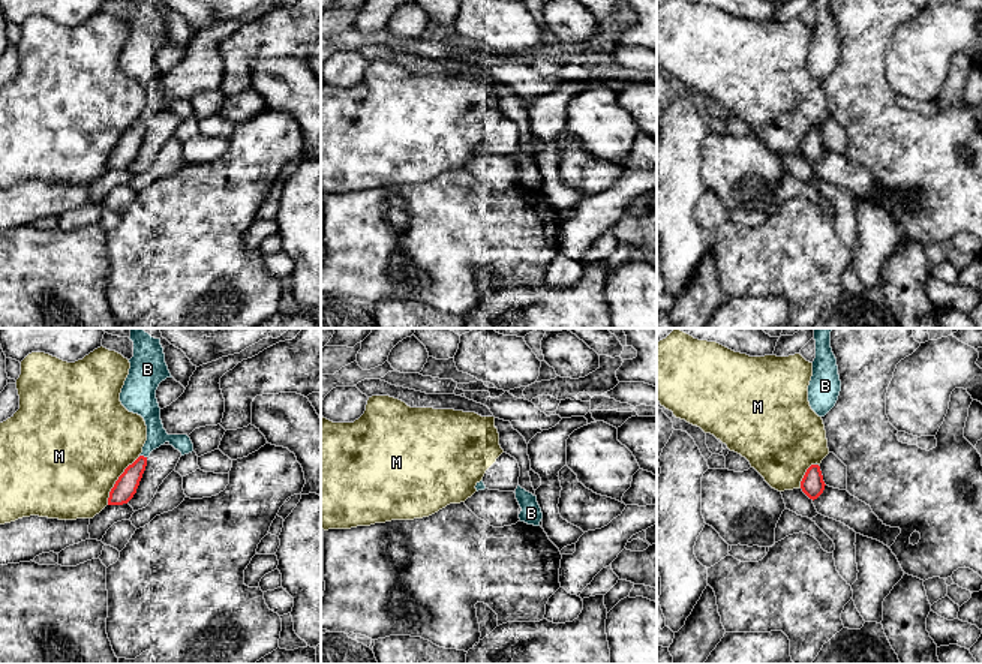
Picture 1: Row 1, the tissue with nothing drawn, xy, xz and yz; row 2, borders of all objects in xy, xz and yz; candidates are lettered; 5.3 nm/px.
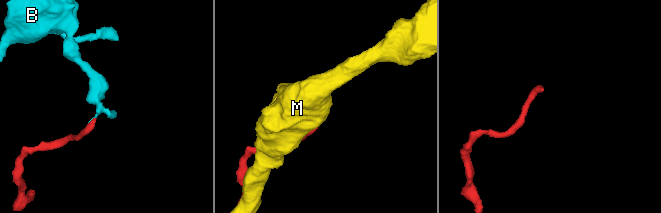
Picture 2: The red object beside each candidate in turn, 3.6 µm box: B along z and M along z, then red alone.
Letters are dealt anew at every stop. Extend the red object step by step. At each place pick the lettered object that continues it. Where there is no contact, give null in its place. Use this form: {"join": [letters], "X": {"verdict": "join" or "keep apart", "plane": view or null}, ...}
{"join": ["B"], "B": {"verdict": "join", "plane": "xy"}, "M": {"verdict": "keep apart", "plane": "xy"}}

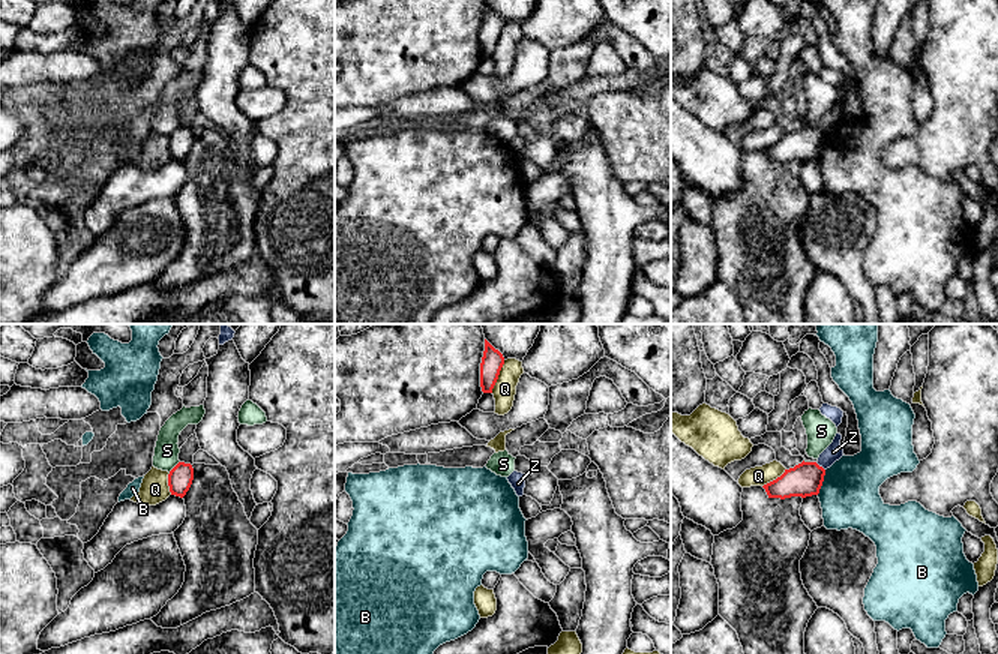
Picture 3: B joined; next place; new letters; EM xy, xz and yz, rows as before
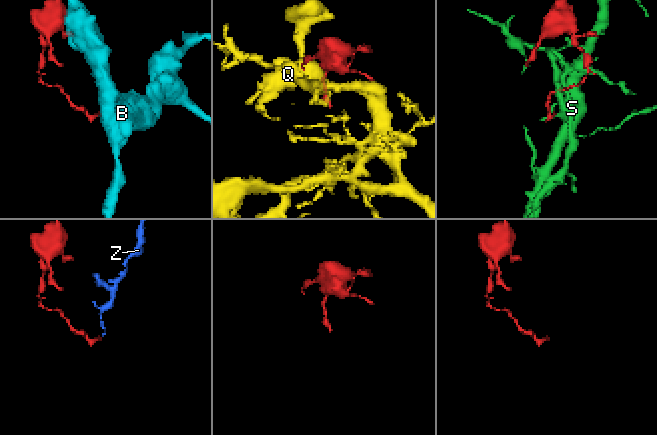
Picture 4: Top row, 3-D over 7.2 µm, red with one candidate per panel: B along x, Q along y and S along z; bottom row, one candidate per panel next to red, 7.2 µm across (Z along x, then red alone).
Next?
{"join": [], "B": {"verdict": "keep apart", "plane": "yz"}, "Q": {"verdict": "keep apart", "plane": "xz"}, "S": {"verdict": "keep apart", "plane": "xy"}, "Z": {"verdict": "keep apart", "plane": "yz"}}

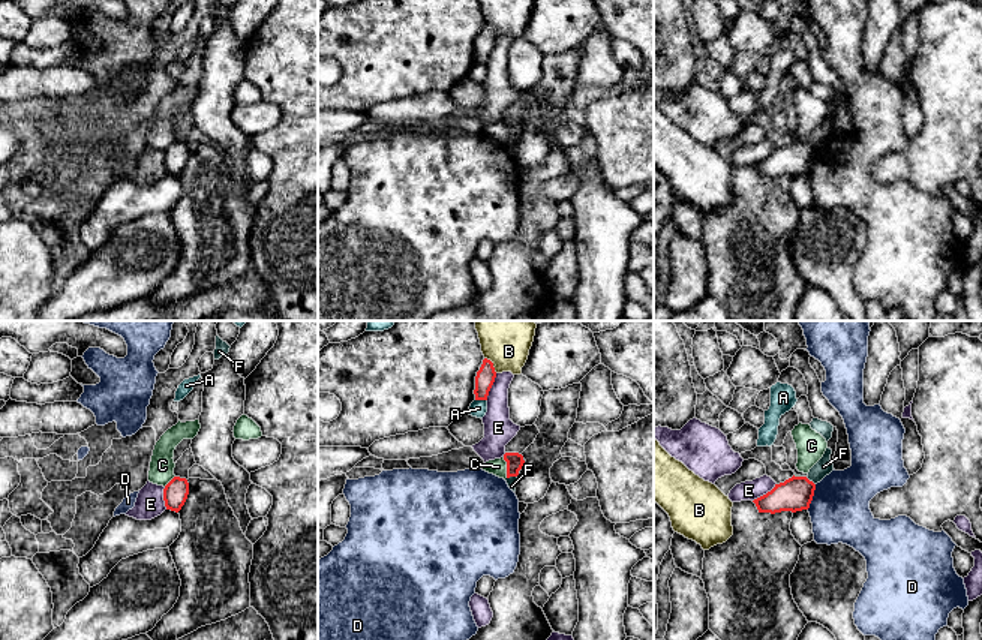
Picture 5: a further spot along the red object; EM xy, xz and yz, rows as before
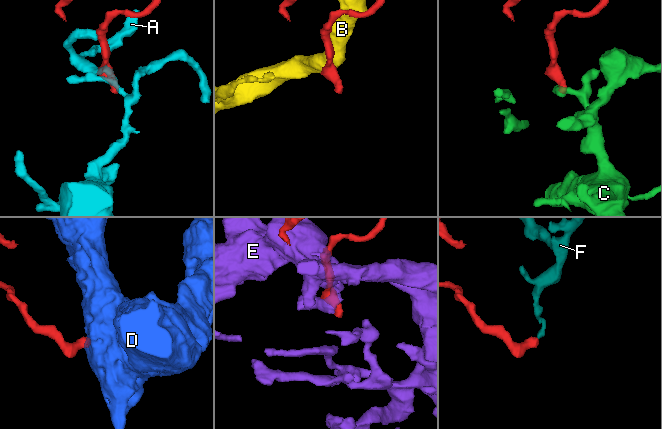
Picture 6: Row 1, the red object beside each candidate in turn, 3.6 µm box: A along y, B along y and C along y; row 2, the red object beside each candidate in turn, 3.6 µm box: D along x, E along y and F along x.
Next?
{"join": [], "A": {"verdict": "keep apart", "plane": "xz"}, "B": {"verdict": "keep apart", "plane": "xz"}, "C": {"verdict": "keep apart", "plane": "xz"}, "D": {"verdict": "keep apart", "plane": "yz"}, "E": {"verdict": "keep apart", "plane": "xz"}, "F": {"verdict": "keep apart", "plane": "yz"}}

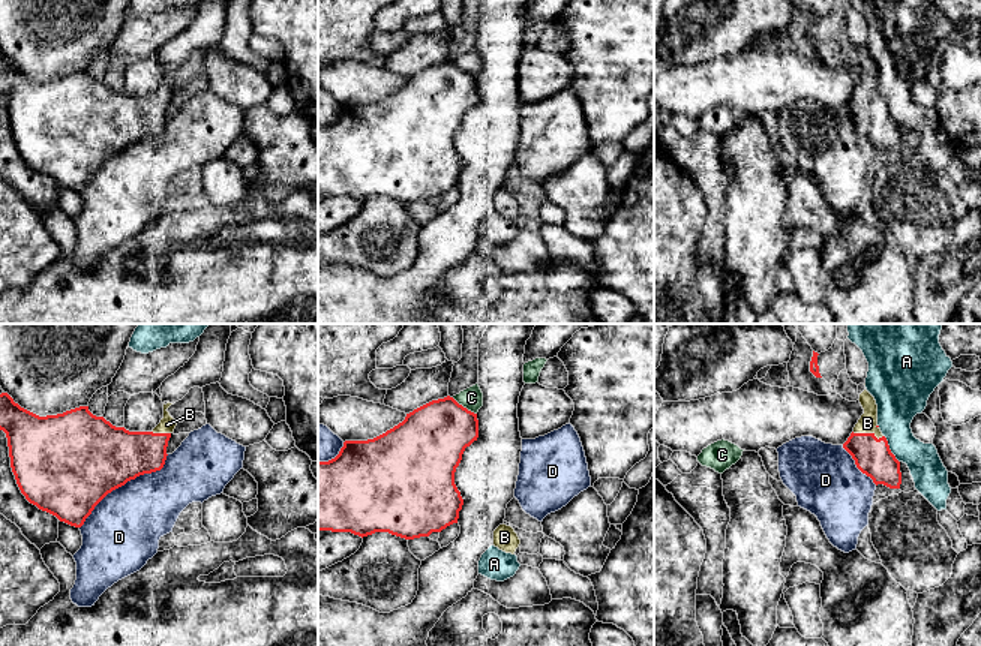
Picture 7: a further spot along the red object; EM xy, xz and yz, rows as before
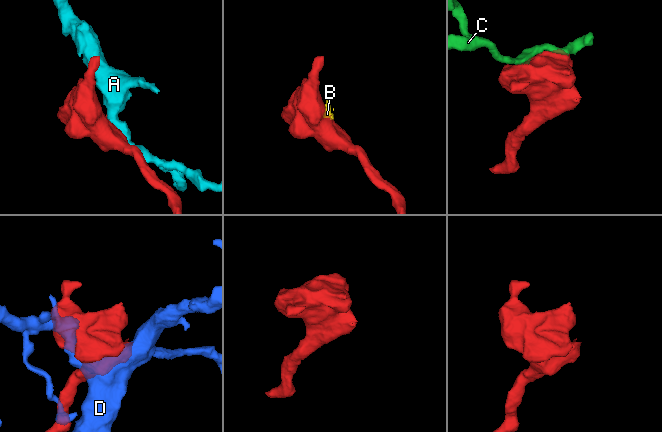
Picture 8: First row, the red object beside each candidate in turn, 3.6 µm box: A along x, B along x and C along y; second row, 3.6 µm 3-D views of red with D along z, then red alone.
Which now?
{"join": ["B"], "A": {"verdict": "keep apart", "plane": "yz"}, "B": {"verdict": "join", "plane": "yz"}, "C": {"verdict": "keep apart", "plane": "xz"}, "D": {"verdict": "keep apart", "plane": "xy"}}

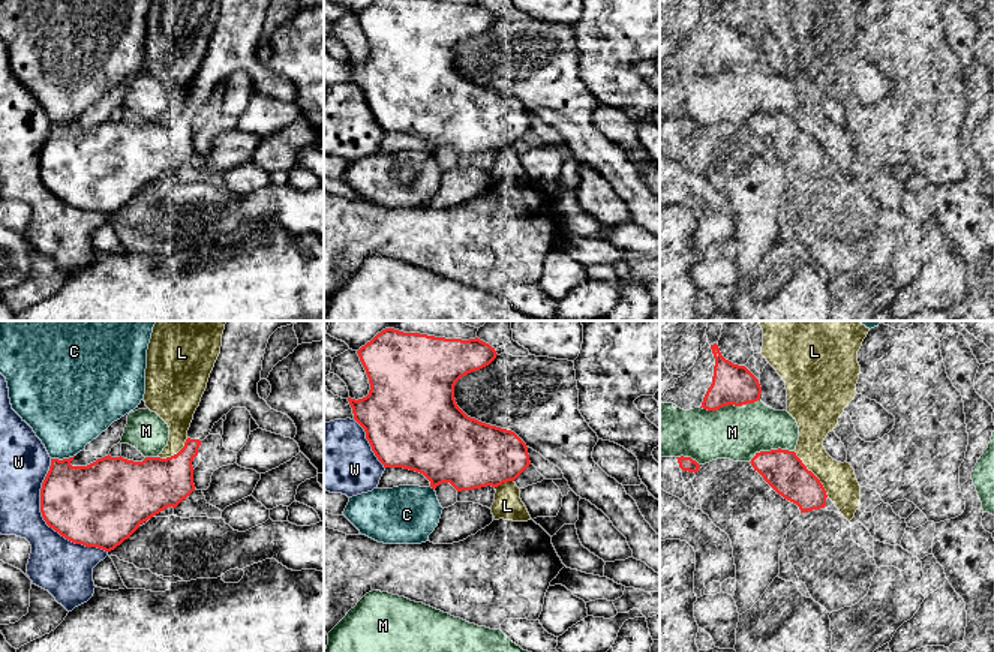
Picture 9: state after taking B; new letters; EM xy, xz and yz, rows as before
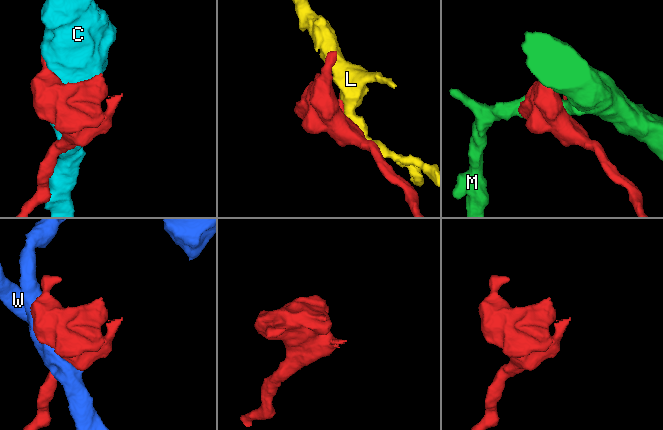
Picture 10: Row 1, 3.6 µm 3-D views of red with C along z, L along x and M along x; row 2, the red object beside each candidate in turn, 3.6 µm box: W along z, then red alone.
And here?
{"join": [], "C": {"verdict": "keep apart", "plane": "xy"}, "L": {"verdict": "keep apart", "plane": "yz"}, "M": {"verdict": "keep apart", "plane": "yz"}, "W": {"verdict": "keep apart", "plane": "xy"}}

